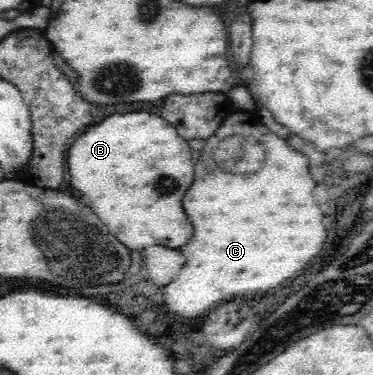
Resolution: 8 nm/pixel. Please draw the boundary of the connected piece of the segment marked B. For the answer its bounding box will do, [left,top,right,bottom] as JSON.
[68,113,194,249]

